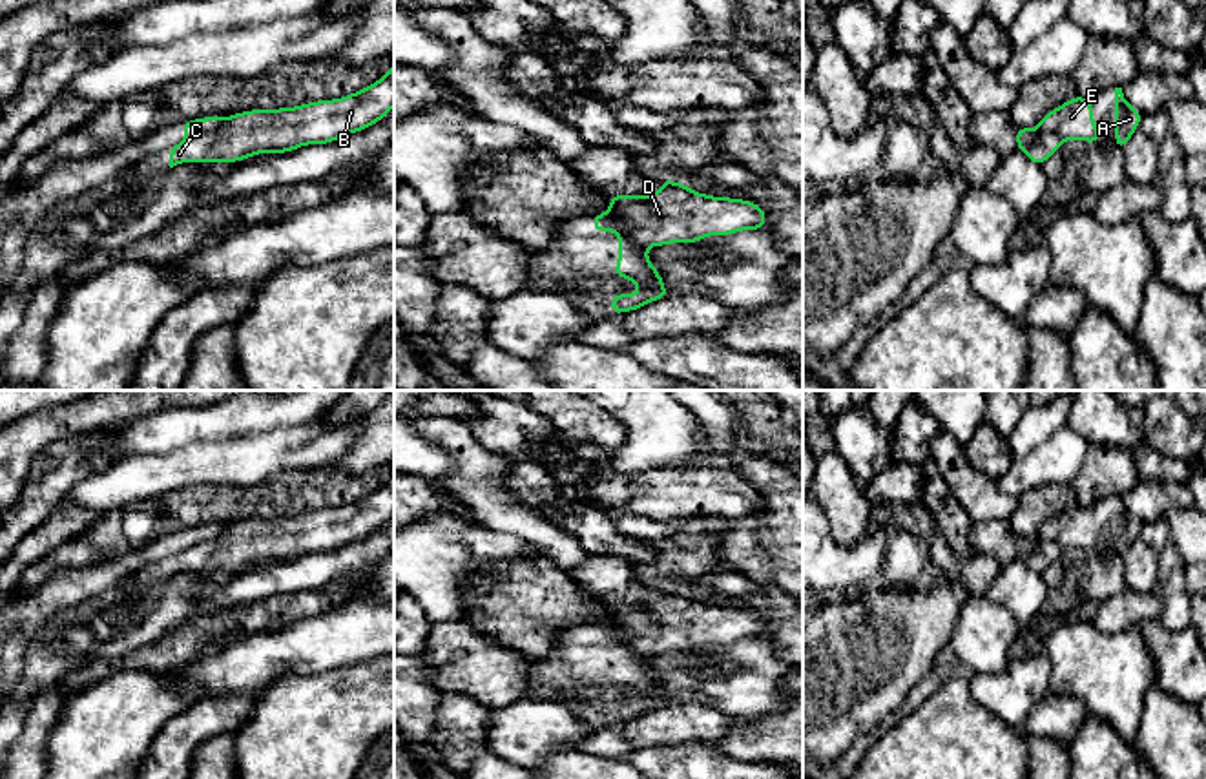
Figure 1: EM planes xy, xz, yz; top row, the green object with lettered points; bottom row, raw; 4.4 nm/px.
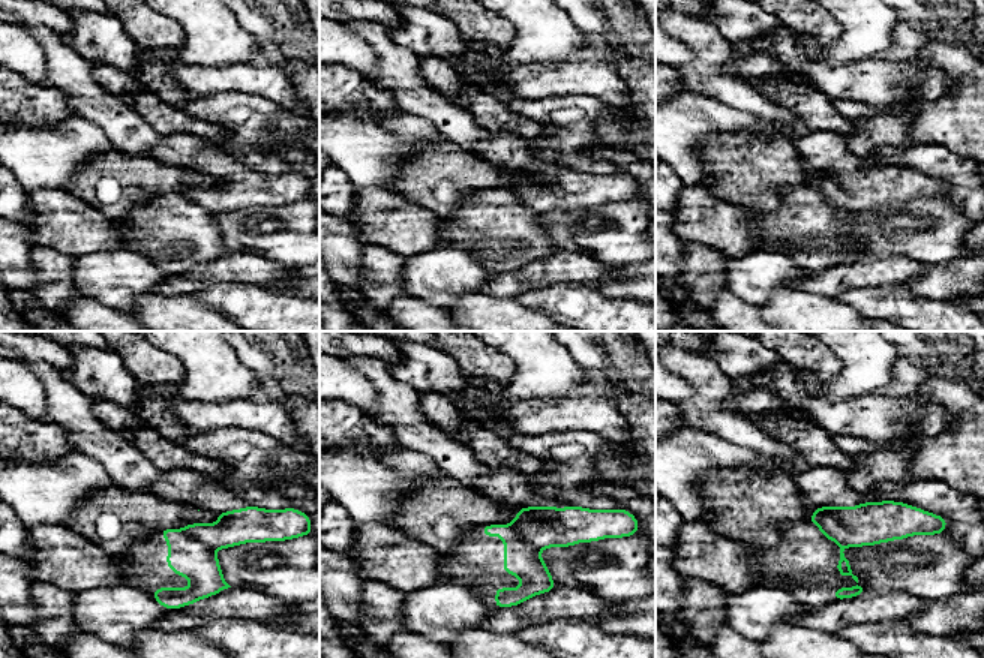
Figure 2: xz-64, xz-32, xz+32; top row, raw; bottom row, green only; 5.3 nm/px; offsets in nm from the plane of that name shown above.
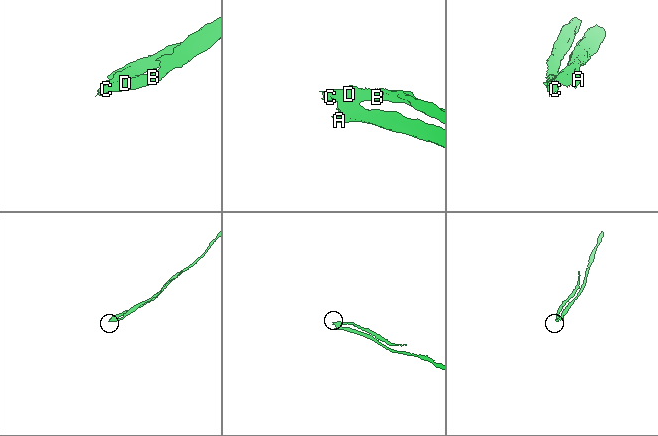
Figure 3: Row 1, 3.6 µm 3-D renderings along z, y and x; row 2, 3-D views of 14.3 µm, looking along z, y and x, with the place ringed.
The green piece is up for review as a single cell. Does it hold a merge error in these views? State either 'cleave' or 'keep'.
cleave

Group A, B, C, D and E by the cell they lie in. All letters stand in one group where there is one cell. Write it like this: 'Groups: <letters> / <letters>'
Groups: A E / B C D

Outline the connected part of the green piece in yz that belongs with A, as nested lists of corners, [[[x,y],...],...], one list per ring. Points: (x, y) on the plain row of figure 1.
[[[1115,496],[1115,556],[1124,558],[1140,529],[1142,524],[1126,509],[1122,496]]]

